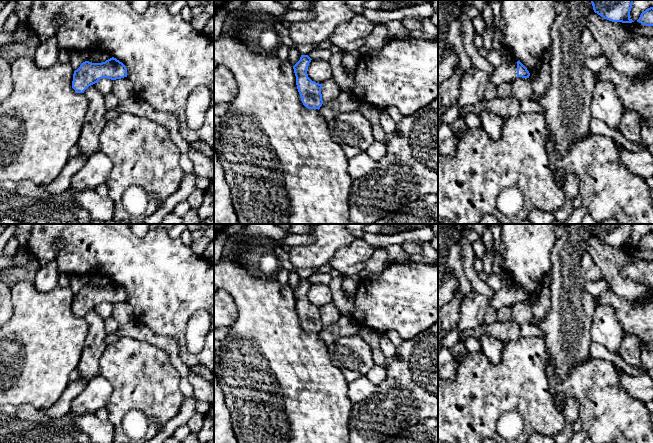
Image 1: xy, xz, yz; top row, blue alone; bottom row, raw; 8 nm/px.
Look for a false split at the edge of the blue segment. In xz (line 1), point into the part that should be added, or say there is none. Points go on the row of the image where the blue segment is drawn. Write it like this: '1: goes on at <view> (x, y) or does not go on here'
1: does not go on here

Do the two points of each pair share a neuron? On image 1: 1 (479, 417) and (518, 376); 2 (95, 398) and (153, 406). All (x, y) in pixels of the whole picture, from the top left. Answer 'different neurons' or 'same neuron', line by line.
1: same neuron
2: different neurons

